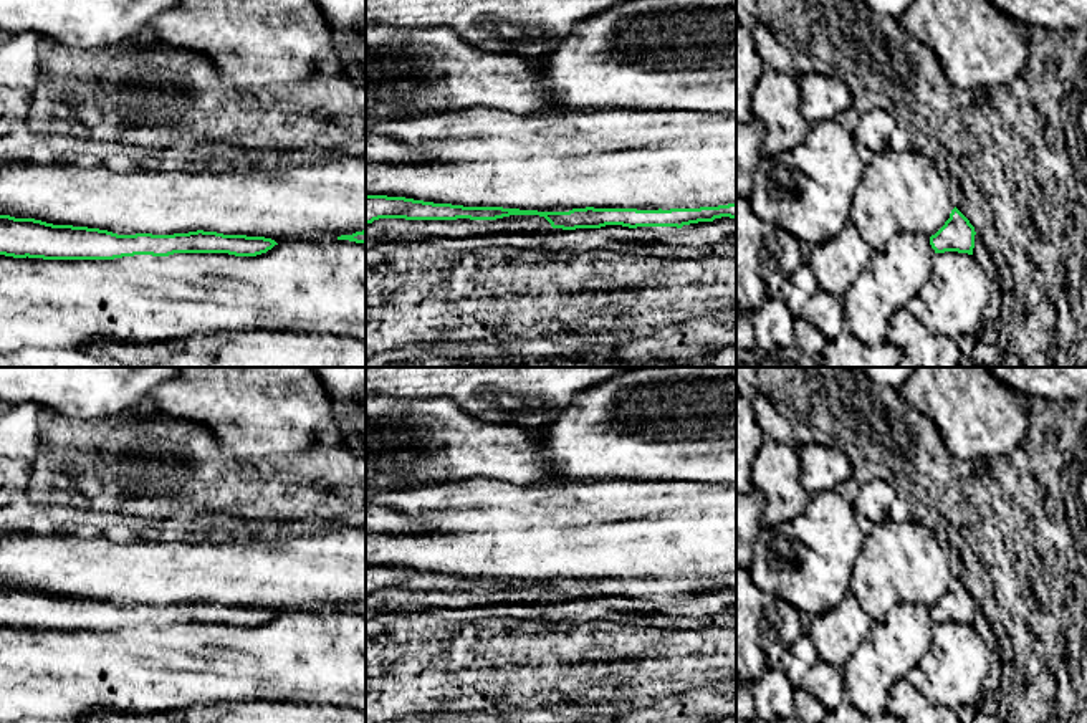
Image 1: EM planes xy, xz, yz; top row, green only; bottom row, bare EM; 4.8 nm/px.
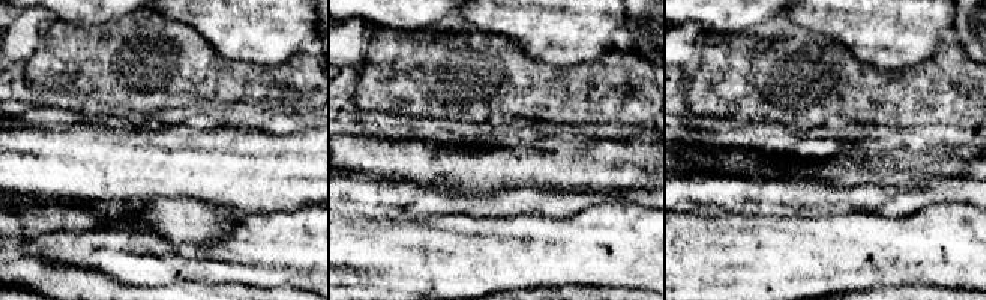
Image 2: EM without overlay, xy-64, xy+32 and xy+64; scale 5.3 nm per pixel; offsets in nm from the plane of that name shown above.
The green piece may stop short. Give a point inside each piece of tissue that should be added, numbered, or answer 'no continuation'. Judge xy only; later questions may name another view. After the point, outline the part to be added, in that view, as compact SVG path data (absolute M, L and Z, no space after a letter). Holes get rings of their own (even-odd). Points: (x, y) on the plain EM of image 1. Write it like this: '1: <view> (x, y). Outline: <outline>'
no continuation

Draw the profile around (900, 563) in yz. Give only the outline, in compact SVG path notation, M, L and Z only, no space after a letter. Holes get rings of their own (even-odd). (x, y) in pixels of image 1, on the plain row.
M887 520L865 534L849 589L882 622L900 604L935 606L953 579L946 551L930 526Z

